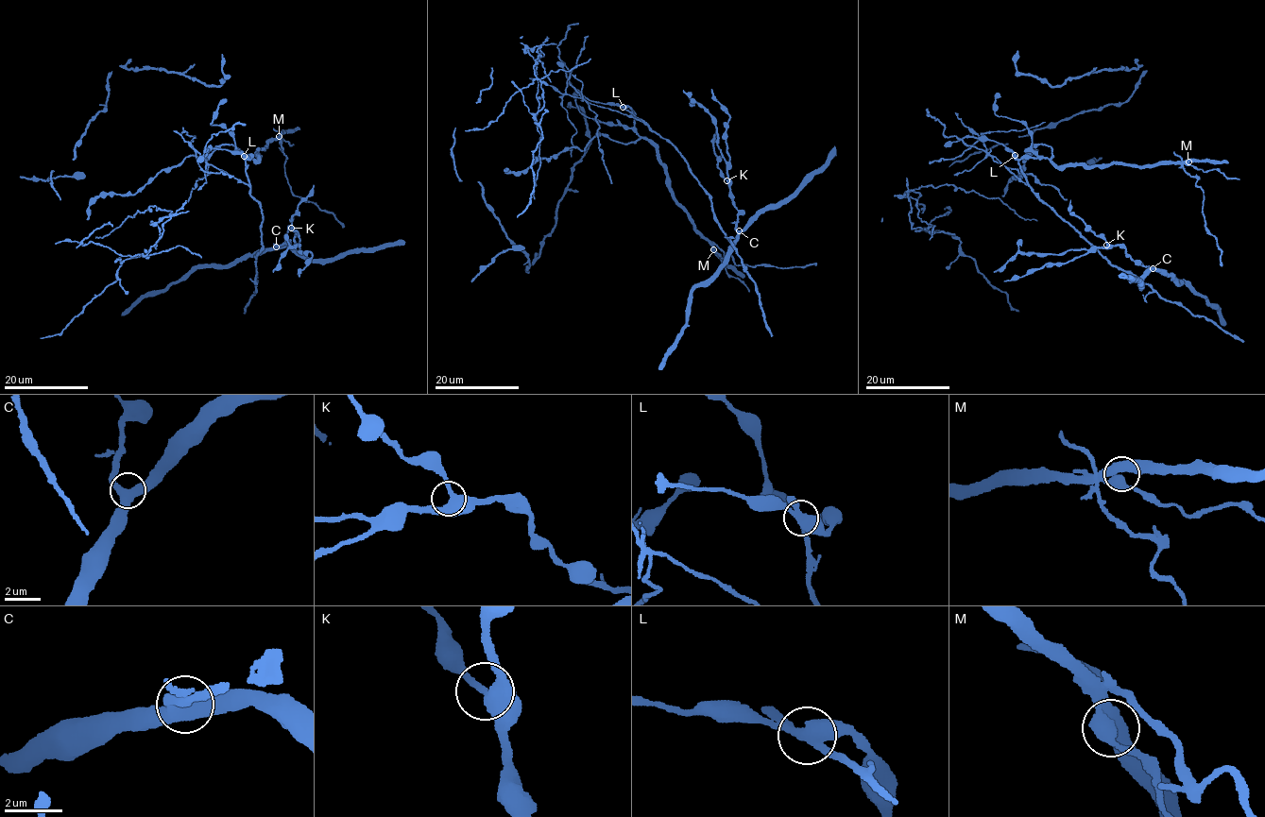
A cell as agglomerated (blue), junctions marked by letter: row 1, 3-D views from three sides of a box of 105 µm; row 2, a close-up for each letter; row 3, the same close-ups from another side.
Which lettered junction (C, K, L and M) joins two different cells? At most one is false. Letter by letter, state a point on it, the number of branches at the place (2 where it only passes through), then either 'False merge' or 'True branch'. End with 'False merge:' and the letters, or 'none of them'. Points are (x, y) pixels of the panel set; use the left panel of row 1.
C: Place: (276, 246). Branches: 3. True branch
K: Place: (291, 228). Branches: 3. True branch
L: Place: (244, 156). Branches: 3. False merge
M: Place: (279, 136). Branches: 3. True branch
False merge: L

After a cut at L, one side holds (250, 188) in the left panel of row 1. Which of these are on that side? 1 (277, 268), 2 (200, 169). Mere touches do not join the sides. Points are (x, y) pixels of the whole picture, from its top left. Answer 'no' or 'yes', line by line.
1: no
2: yes

